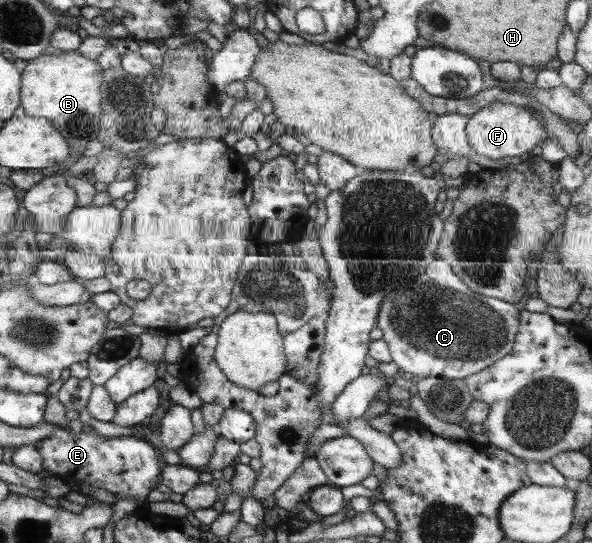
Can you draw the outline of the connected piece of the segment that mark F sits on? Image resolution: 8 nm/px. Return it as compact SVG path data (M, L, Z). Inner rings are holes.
M497 102L487 104L468 118L467 136L475 155L499 160L504 157L521 157L521 151L530 151L539 139L546 139L547 133L543 133L539 121L531 115L531 111L525 111L525 107Z

